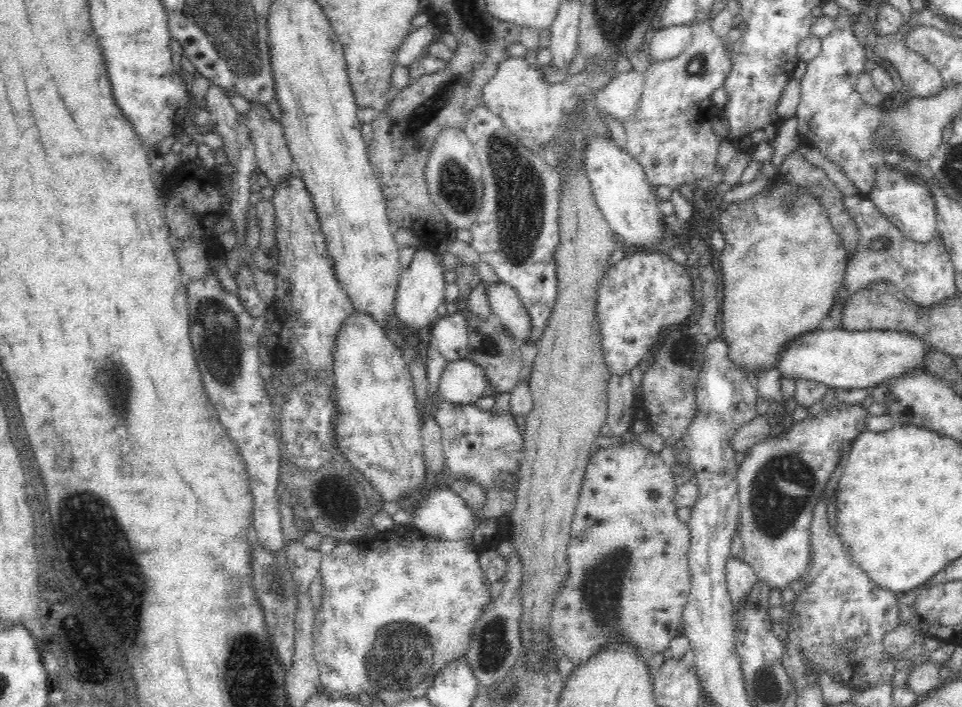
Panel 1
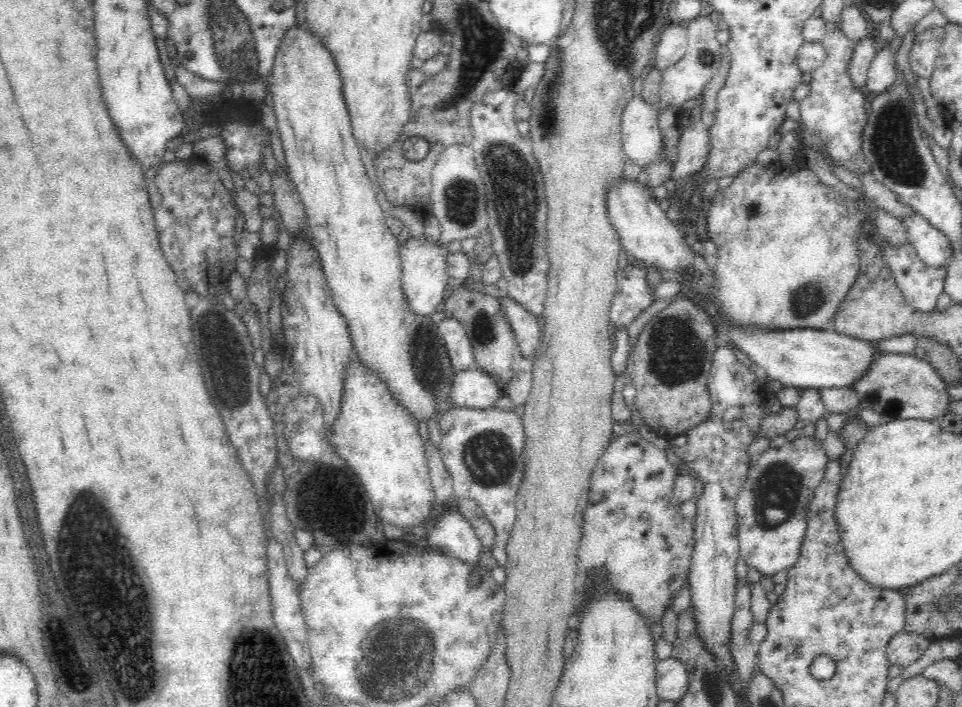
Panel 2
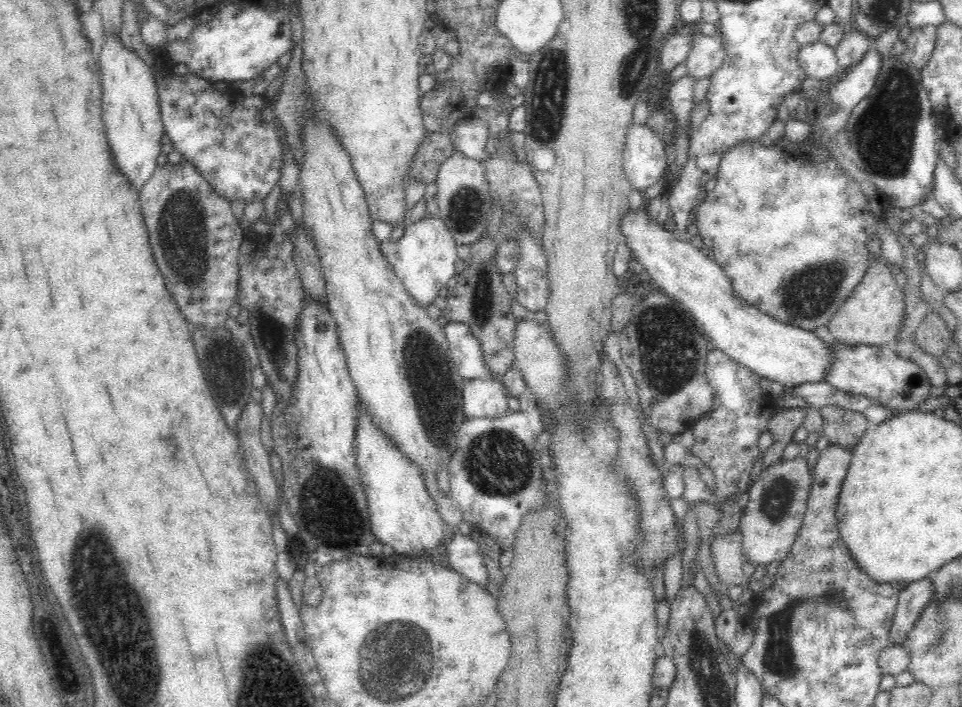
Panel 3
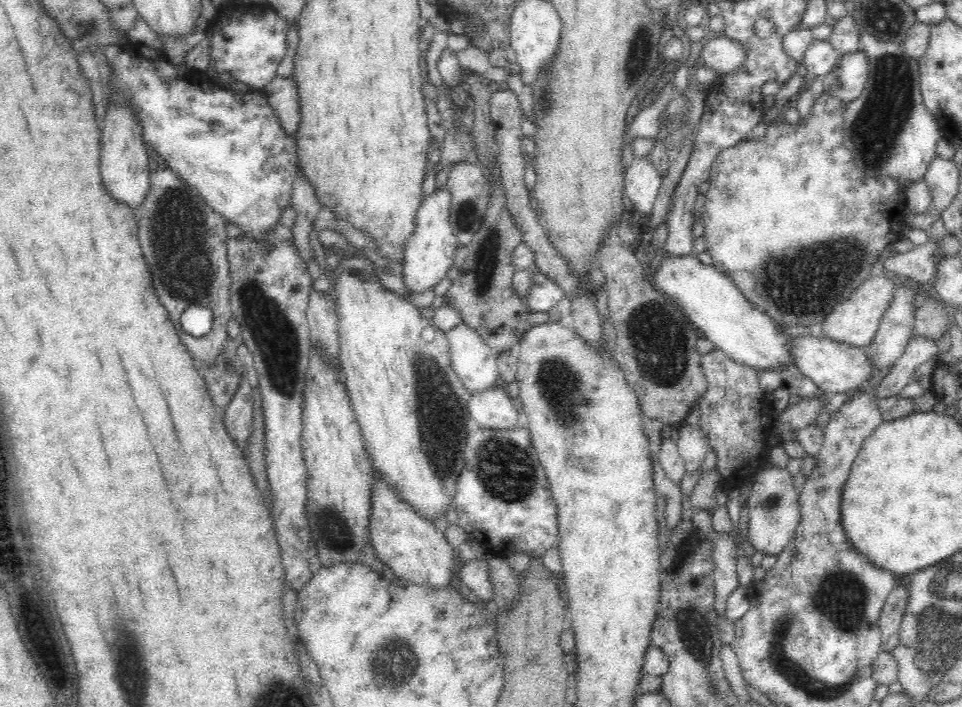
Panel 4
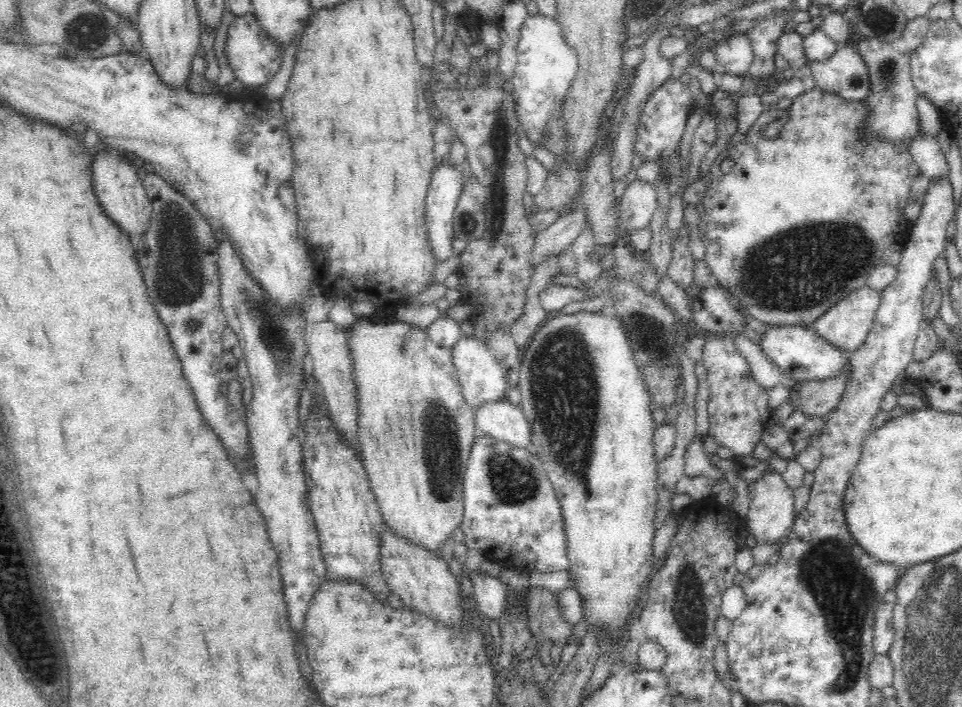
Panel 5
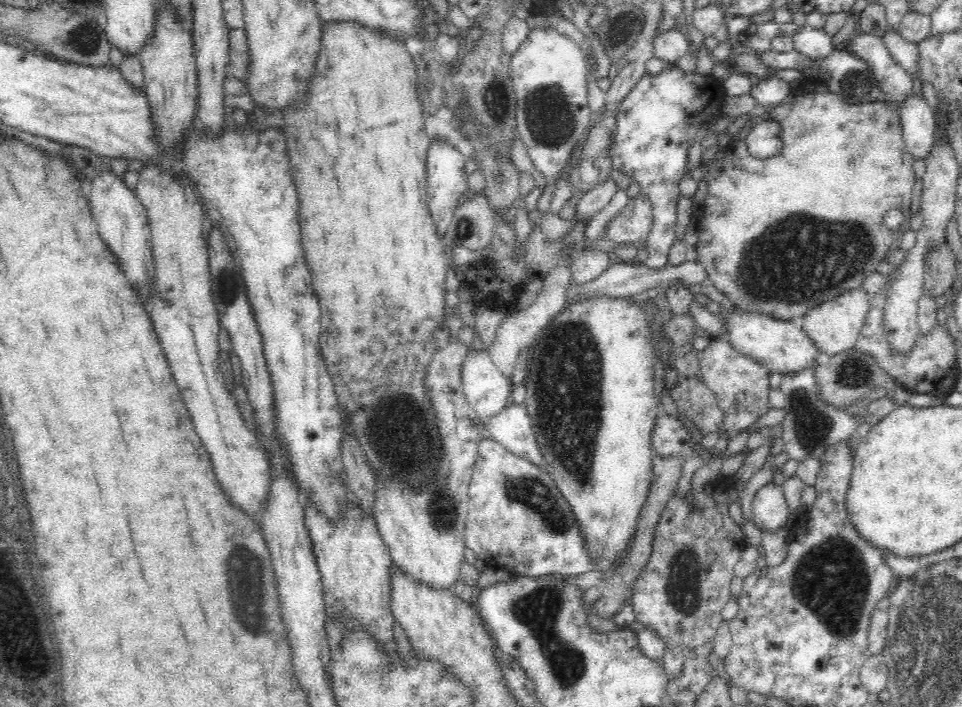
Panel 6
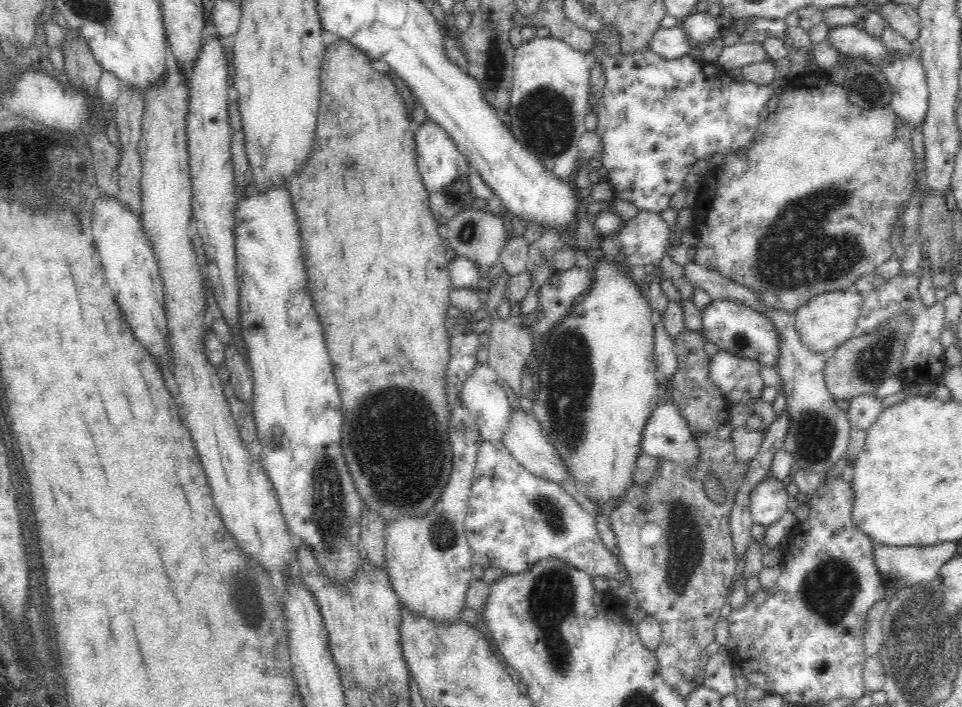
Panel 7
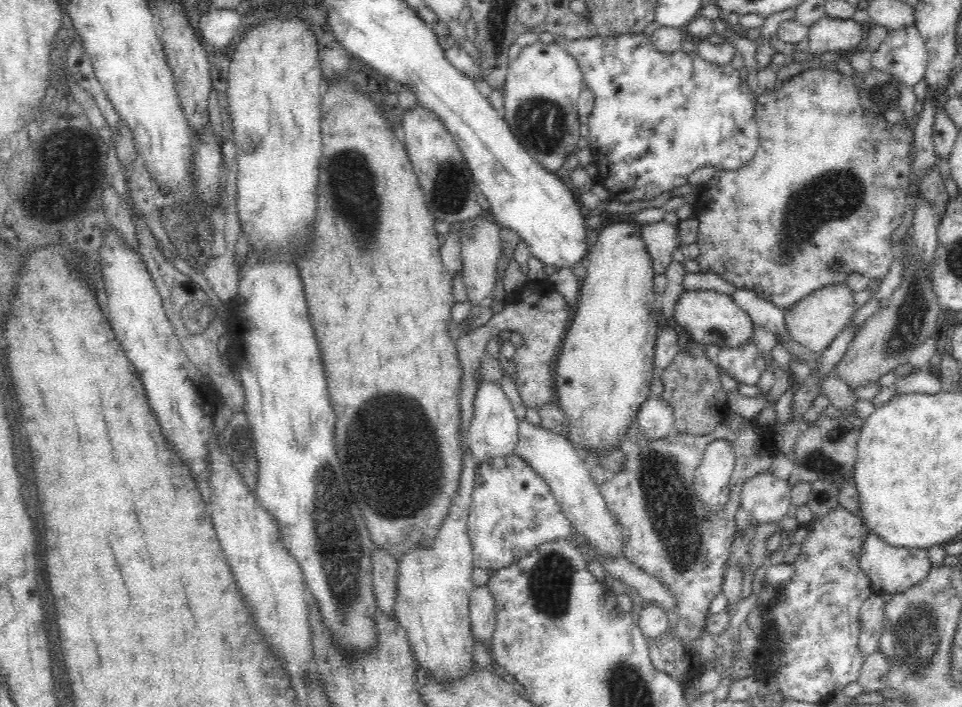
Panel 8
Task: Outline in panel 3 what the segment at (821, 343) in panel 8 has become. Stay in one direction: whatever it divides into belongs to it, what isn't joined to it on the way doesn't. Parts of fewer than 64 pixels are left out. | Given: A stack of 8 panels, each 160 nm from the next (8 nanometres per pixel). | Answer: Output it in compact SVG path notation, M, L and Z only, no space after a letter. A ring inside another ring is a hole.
M881 256L869 258L870 266L852 294L834 313L828 326L835 340L840 344L866 346L893 345L898 338L904 320L904 294L898 286L895 268Z

